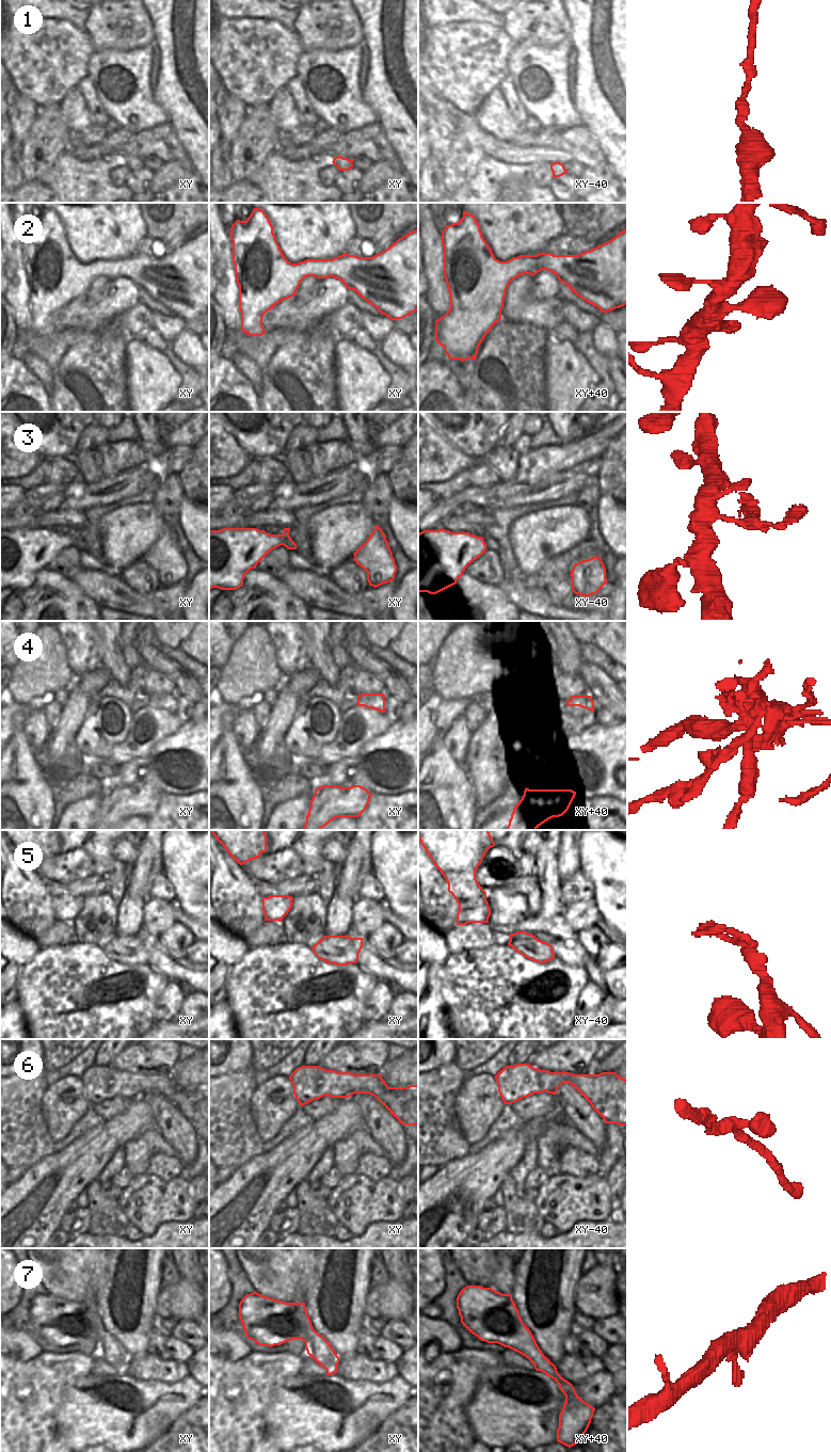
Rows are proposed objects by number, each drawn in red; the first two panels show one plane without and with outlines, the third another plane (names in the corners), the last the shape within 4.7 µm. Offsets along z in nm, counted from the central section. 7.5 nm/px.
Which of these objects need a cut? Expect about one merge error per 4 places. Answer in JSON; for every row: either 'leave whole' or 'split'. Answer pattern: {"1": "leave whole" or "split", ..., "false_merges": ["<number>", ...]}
{"1": "leave whole", "2": "leave whole", "3": "leave whole", "4": "split", "5": "leave whole", "6": "leave whole", "7": "leave whole", "false_merges": ["4"]}

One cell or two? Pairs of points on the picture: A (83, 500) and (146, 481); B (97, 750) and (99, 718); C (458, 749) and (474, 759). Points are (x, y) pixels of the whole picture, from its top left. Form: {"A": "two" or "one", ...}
{"A": "one", "B": "one", "C": "two"}

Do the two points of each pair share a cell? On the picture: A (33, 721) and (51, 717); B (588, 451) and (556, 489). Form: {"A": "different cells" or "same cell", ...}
{"A": "different cells", "B": "different cells"}

